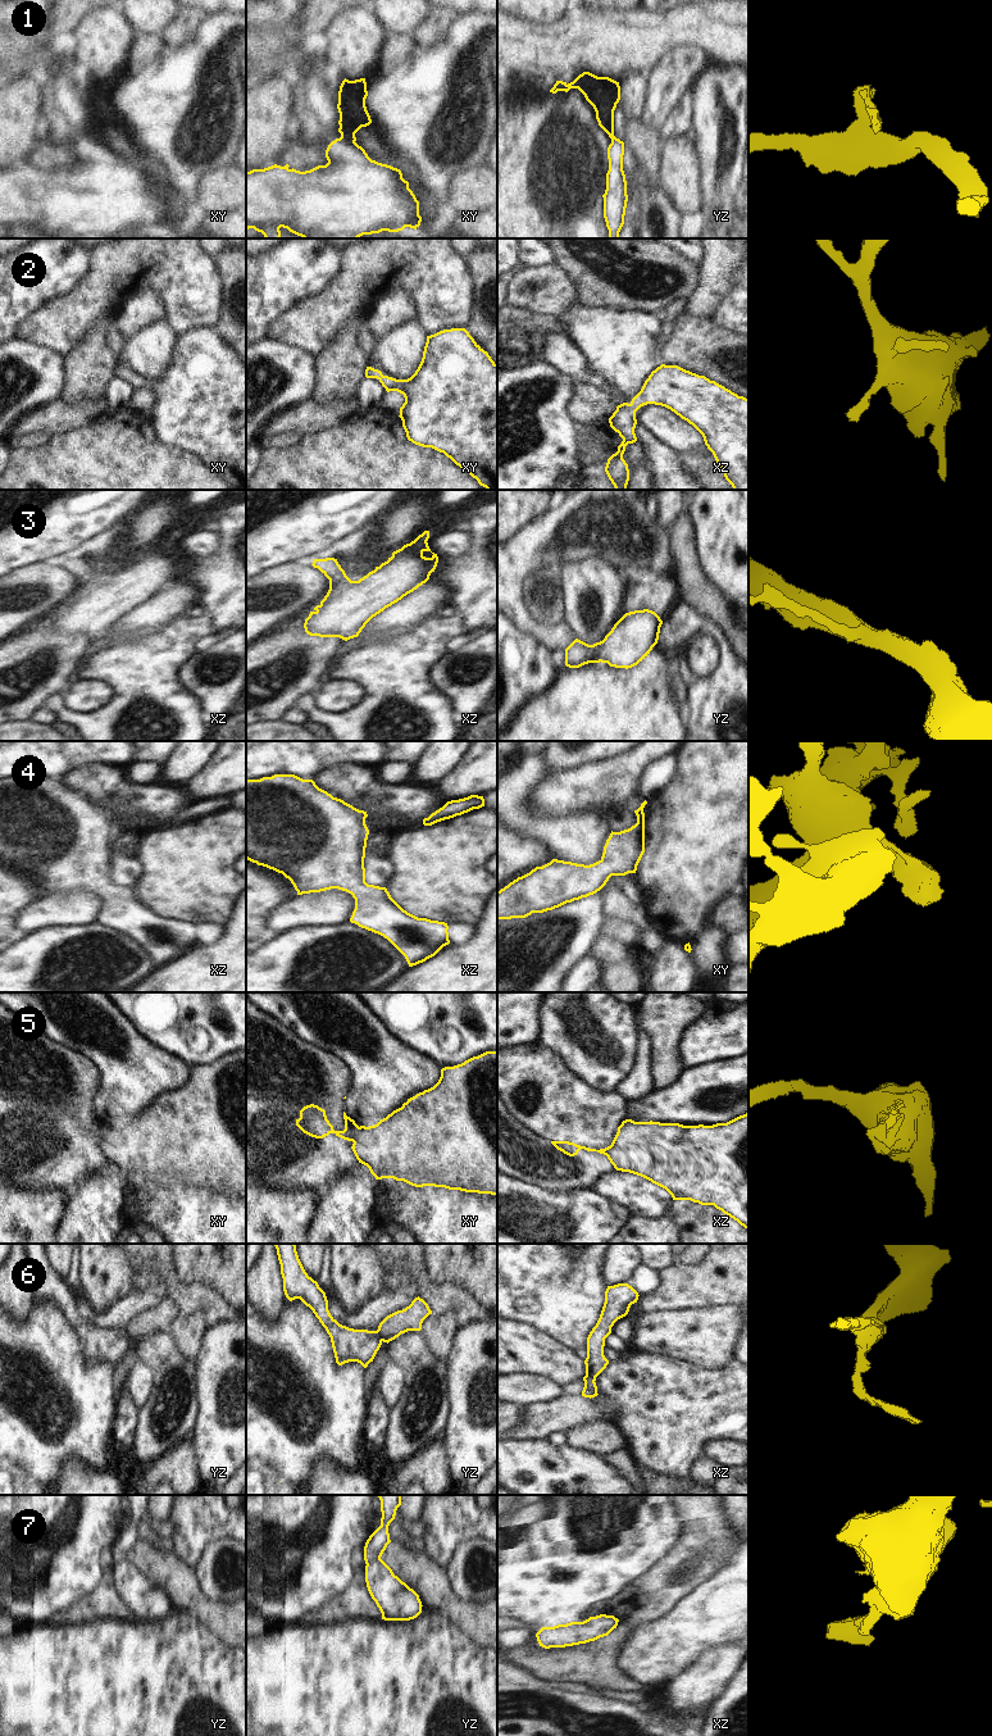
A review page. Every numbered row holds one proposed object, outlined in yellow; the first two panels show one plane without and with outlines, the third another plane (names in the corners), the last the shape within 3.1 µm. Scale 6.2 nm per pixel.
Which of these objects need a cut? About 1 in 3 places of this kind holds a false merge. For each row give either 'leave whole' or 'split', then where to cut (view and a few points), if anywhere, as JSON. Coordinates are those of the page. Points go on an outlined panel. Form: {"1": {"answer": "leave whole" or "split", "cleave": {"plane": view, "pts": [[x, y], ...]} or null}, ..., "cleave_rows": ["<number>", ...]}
{"1": {"answer": "split", "cleave": {"plane": "xy", "pts": [[341, 135], [354, 142]]}}, "2": {"answer": "leave whole", "cleave": null}, "3": {"answer": "leave whole", "cleave": null}, "4": {"answer": "leave whole", "cleave": null}, "5": {"answer": "split", "cleave": {"plane": "xy", "pts": [[359, 1127], [353, 1141]]}}, "6": {"answer": "split", "cleave": {"plane": "yz", "pts": [[376, 1331], [381, 1341]]}}, "7": {"answer": "split", "cleave": {"plane": "yz", "pts": [[380, 1557], [367, 1564]]}}, "cleave_rows": ["1", "5", "6", "7"]}

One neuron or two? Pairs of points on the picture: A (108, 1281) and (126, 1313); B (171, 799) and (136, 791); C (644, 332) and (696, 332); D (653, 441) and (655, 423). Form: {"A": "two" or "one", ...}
{"A": "two", "B": "one", "C": "two", "D": "two"}

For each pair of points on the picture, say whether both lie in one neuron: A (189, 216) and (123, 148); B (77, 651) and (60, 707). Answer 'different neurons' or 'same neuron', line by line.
A: same neuron
B: different neurons

